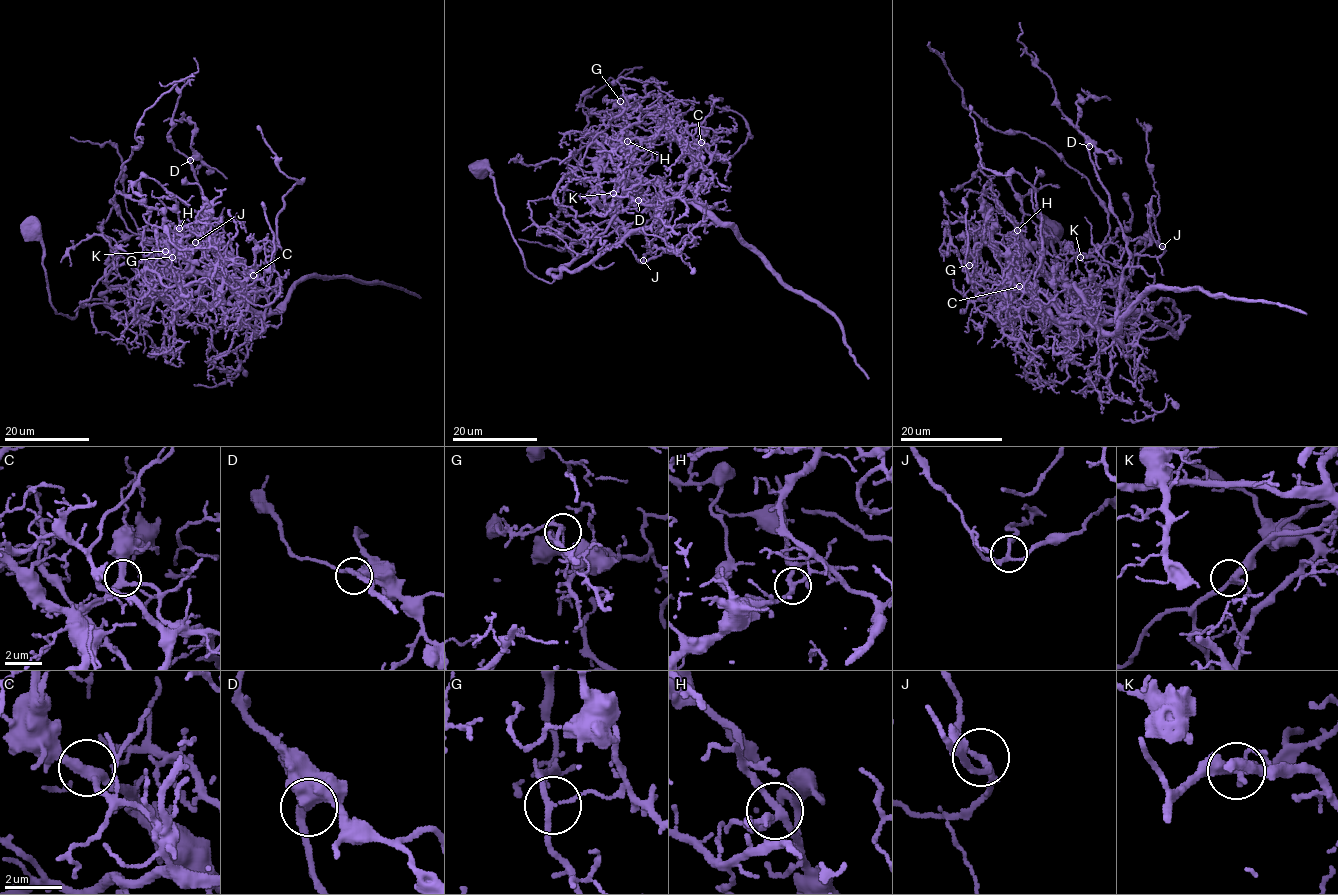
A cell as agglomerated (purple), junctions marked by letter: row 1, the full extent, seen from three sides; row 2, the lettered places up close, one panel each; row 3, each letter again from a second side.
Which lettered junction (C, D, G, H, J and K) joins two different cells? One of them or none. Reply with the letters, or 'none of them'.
G

